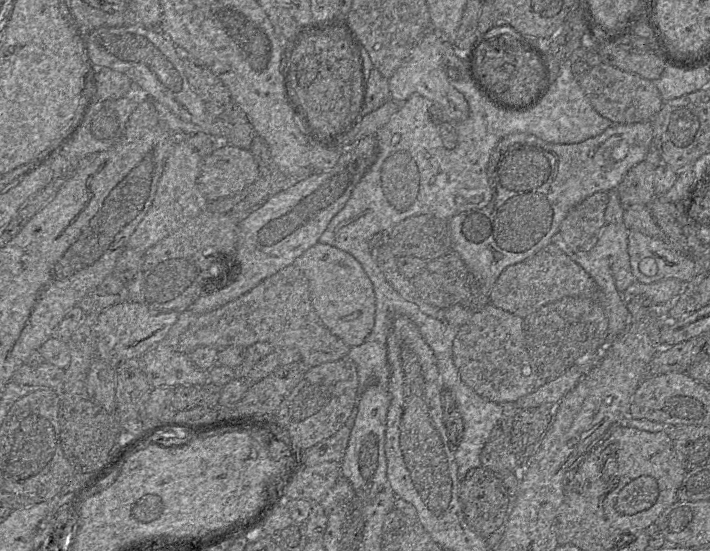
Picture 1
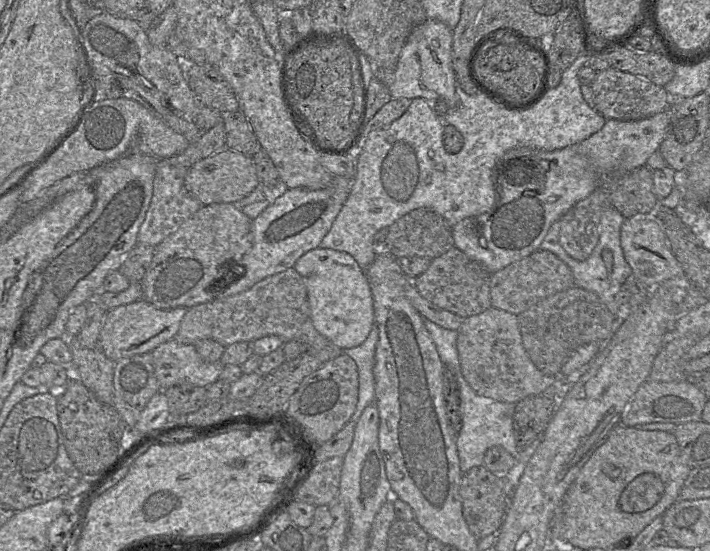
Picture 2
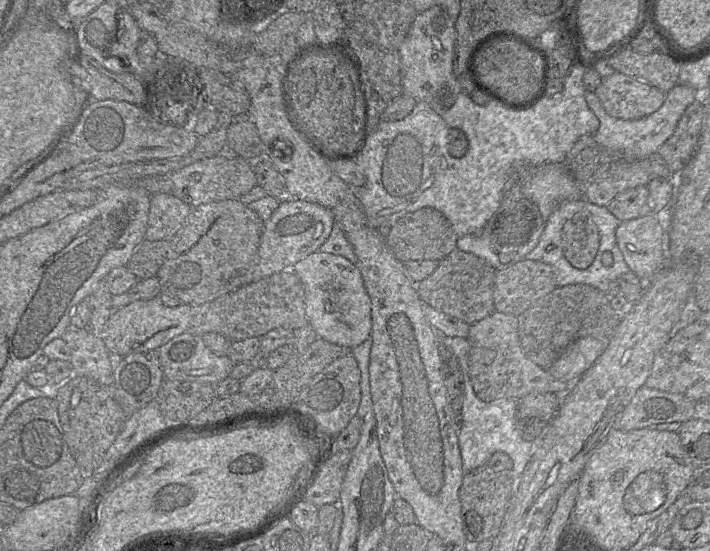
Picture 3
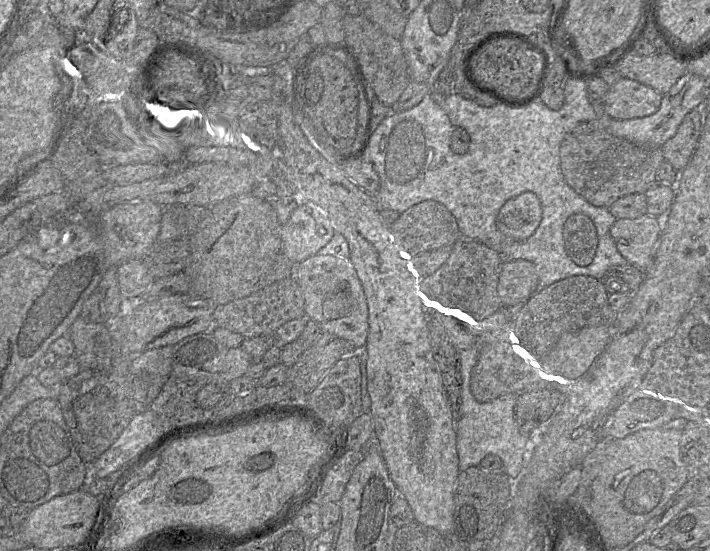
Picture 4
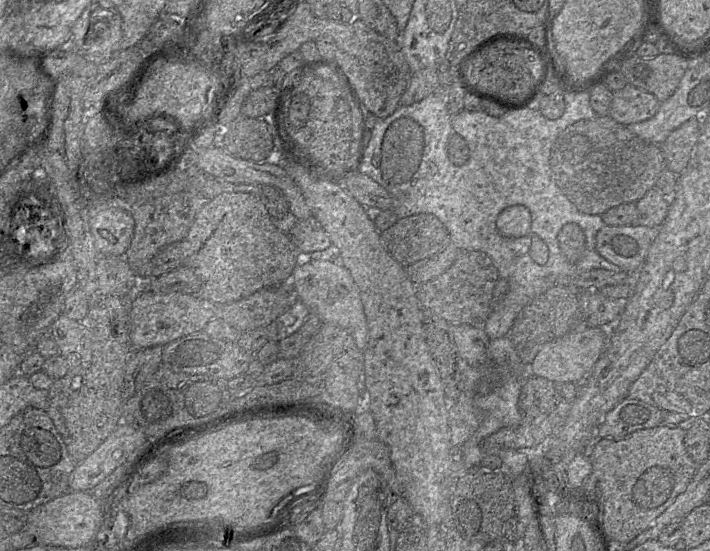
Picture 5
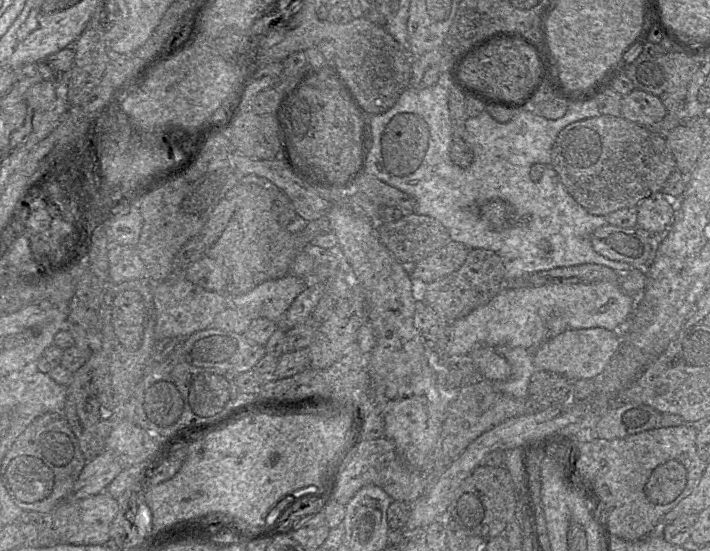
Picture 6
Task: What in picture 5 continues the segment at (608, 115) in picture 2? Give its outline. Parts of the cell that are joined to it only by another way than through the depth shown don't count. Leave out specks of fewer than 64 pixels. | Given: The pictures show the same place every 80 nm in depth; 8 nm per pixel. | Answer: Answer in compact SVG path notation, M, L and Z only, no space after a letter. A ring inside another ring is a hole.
M627 84L623 89L613 92L609 116L622 125L641 122L653 117L660 108L661 102L651 93Z

